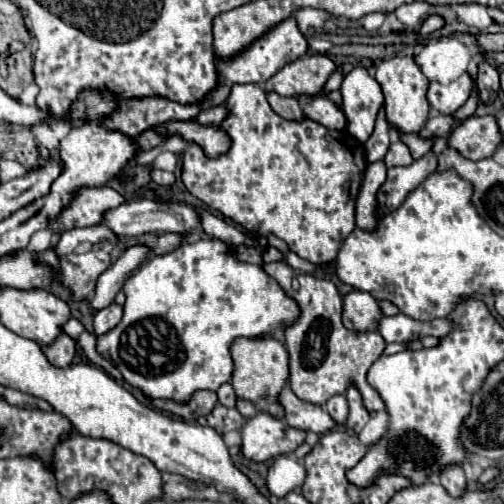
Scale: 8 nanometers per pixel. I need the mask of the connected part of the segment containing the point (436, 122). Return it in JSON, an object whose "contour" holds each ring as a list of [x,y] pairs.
{"contour":[[[439,113],[439,115],[433,115],[433,117],[427,121],[427,125],[425,125],[425,129],[421,131],[421,135],[423,135],[423,137],[441,137],[445,129],[453,129],[457,123],[459,123],[459,121],[457,121],[455,117],[451,117],[451,115],[441,115],[441,113]]]}

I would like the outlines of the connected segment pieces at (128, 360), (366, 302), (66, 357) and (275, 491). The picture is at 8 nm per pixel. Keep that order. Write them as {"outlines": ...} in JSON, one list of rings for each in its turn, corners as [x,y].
{"outlines":[[[[199,239],[183,247],[147,259],[123,287],[127,301],[123,305],[121,323],[107,335],[97,337],[97,351],[119,367],[123,379],[151,399],[169,399],[189,403],[197,391],[217,391],[233,377],[231,345],[239,337],[261,339],[277,337],[285,327],[293,325],[301,307],[291,299],[279,283],[269,277],[261,265],[239,261],[231,247],[219,239]]],[[[351,291],[343,299],[343,325],[353,333],[377,331],[383,311],[379,303],[361,291]]],[[[61,333],[51,345],[43,345],[43,353],[55,367],[67,367],[75,357],[75,341]]],[[[281,455],[277,457],[271,467],[269,467],[269,475],[267,475],[267,487],[271,491],[271,495],[275,497],[283,497],[289,491],[301,487],[305,483],[305,467],[301,463],[297,463],[297,459]]]]}

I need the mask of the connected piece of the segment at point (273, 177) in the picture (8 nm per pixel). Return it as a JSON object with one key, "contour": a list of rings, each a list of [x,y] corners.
{"contour":[[[253,83],[253,85],[235,85],[235,87],[231,89],[231,95],[227,97],[225,109],[229,109],[229,115],[227,115],[227,119],[225,119],[219,127],[221,127],[221,129],[227,133],[227,137],[231,139],[231,147],[229,147],[227,153],[223,153],[223,155],[211,159],[211,157],[207,157],[207,155],[203,153],[203,149],[201,149],[197,143],[191,143],[191,145],[185,149],[185,153],[183,153],[183,171],[181,171],[181,181],[183,181],[183,185],[187,187],[187,191],[189,191],[191,195],[195,195],[197,199],[201,199],[201,201],[203,201],[205,205],[209,205],[211,209],[221,211],[225,217],[229,217],[231,221],[239,223],[239,225],[241,225],[245,231],[249,231],[249,233],[259,233],[259,235],[273,233],[273,235],[277,235],[279,239],[283,239],[283,241],[289,245],[289,249],[291,249],[293,253],[297,253],[301,259],[309,261],[309,263],[313,263],[313,265],[327,267],[329,263],[333,263],[335,257],[337,257],[337,251],[339,251],[339,243],[355,229],[355,201],[357,201],[357,195],[359,195],[359,191],[361,191],[363,173],[365,173],[365,169],[367,169],[365,147],[363,147],[355,137],[351,137],[347,131],[331,131],[331,129],[323,127],[321,123],[317,123],[317,121],[313,121],[313,119],[309,119],[309,117],[303,117],[301,121],[289,121],[289,119],[279,117],[279,115],[271,109],[271,105],[269,105],[269,101],[267,101],[267,97],[265,97],[265,91],[263,91],[259,85],[255,85],[255,83]]]}

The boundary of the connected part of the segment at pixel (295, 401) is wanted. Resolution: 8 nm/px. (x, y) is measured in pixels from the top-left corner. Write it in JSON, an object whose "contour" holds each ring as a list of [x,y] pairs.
{"contour":[[[289,385],[283,387],[279,401],[285,407],[285,421],[295,429],[301,429],[305,433],[323,435],[323,433],[339,427],[339,423],[335,419],[331,419],[331,415],[321,405],[313,405],[313,403],[299,399],[291,391]]]}

